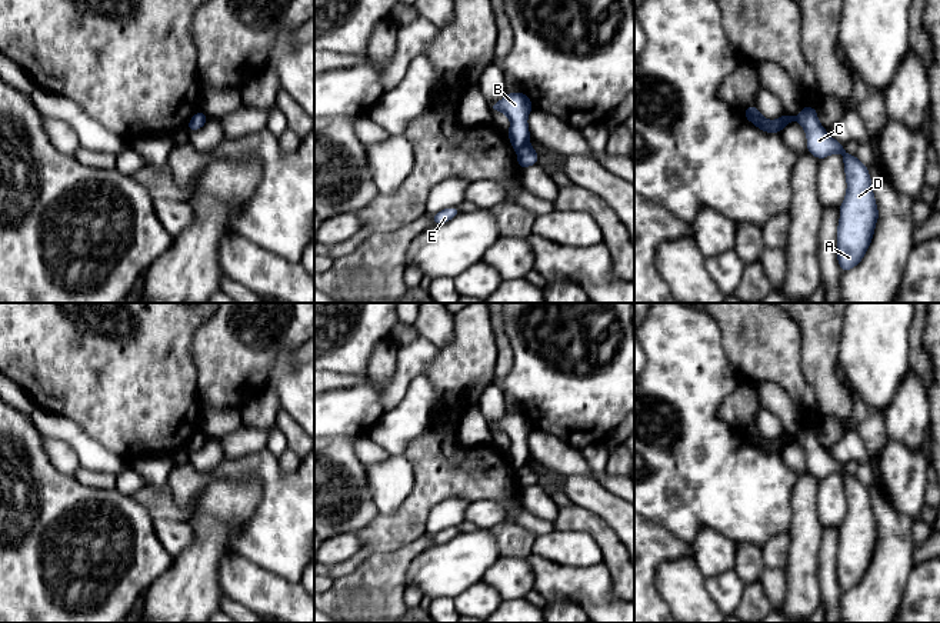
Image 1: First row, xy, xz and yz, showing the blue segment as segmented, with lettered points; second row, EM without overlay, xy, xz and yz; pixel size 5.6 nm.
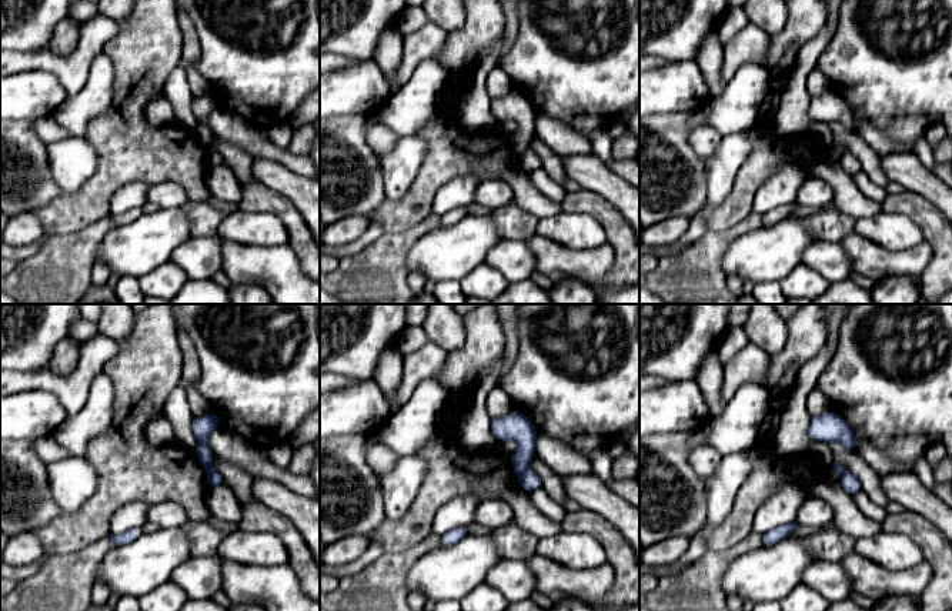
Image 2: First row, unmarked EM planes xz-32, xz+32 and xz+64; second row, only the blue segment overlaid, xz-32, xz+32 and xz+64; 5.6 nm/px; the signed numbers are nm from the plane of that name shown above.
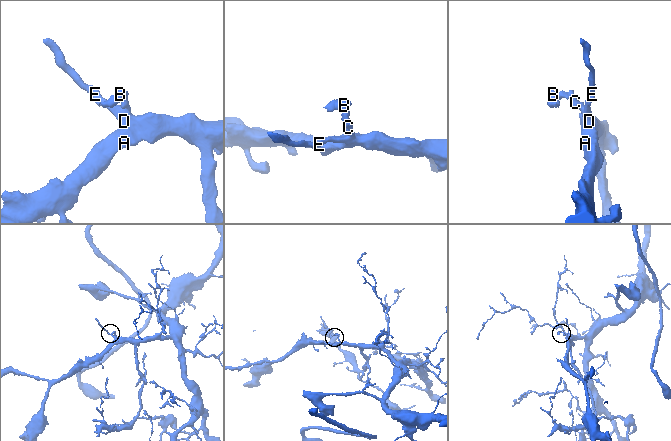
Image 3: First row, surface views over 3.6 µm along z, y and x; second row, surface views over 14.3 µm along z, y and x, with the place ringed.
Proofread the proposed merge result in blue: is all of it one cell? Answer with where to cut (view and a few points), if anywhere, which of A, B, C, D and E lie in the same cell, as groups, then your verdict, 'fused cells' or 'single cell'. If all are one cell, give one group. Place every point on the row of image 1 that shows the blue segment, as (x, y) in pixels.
cut in xz along (527, 143), (517, 150); A C D E / B; fused cells

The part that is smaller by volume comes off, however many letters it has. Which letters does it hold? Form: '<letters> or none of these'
B

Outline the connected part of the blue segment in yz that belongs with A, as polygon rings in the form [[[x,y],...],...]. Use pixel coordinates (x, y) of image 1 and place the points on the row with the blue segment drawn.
[[[804,106],[796,120],[806,131],[807,153],[819,160],[833,153],[843,154],[847,191],[843,204],[839,207],[837,260],[844,273],[857,266],[864,257],[879,220],[869,167],[861,164],[854,154],[847,154],[844,144],[834,140],[823,129],[814,107]]]

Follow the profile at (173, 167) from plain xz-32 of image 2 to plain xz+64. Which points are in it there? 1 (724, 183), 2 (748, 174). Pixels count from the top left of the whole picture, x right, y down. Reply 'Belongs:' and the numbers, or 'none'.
Belongs: 2

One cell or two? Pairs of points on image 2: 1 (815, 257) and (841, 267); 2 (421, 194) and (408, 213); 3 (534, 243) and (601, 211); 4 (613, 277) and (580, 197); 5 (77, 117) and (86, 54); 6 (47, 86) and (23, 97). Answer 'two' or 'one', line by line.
1: one
2: one
3: two
4: one
5: two
6: one

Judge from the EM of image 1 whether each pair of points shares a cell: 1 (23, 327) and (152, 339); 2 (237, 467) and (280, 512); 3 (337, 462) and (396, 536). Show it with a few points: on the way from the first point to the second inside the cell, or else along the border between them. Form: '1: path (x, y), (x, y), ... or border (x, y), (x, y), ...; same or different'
1: path (54, 333), (76, 352), (112, 352), (120, 356); same
2: path (253, 467), (280, 492), (280, 496); same
3: border (377, 513), (354, 533); different

